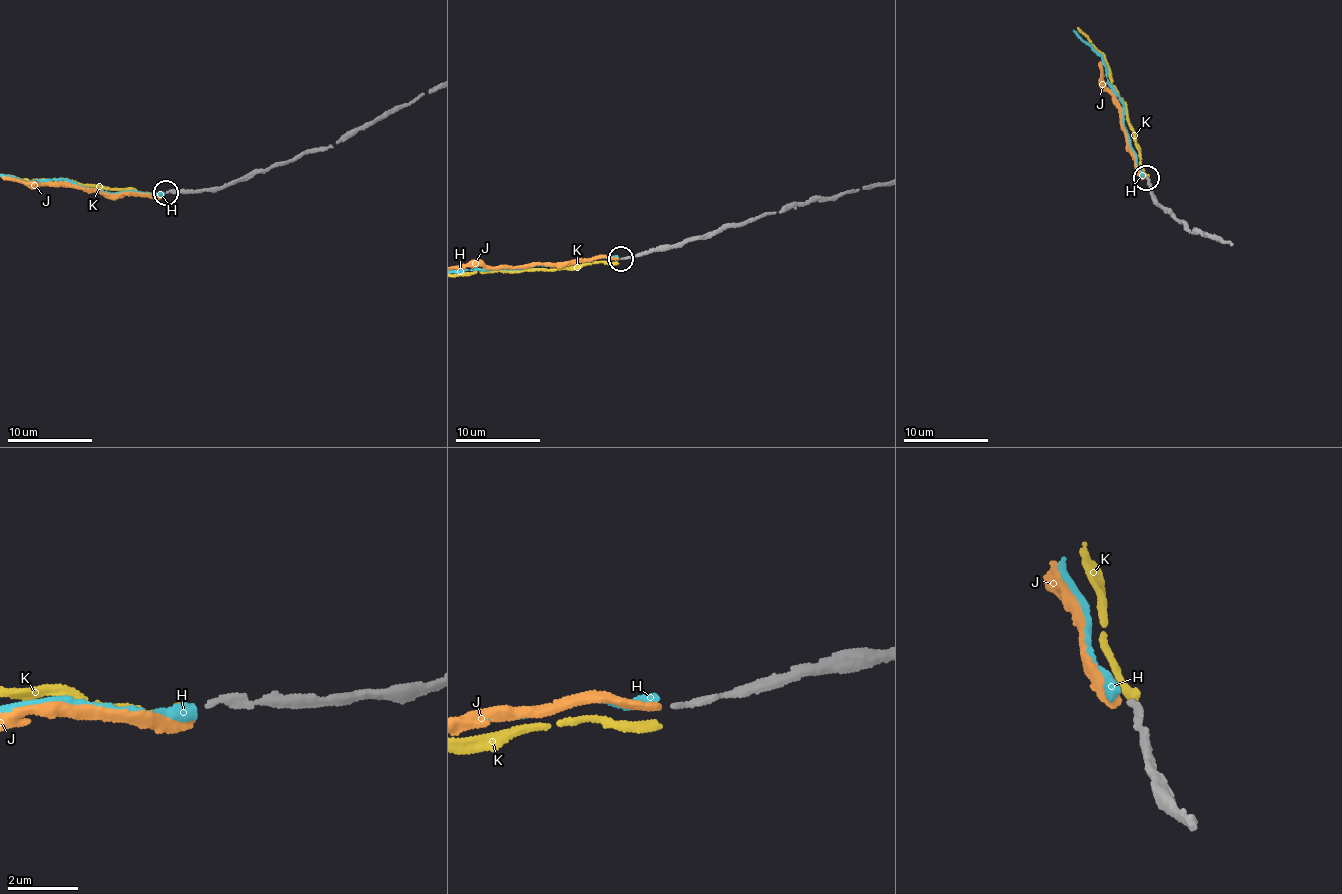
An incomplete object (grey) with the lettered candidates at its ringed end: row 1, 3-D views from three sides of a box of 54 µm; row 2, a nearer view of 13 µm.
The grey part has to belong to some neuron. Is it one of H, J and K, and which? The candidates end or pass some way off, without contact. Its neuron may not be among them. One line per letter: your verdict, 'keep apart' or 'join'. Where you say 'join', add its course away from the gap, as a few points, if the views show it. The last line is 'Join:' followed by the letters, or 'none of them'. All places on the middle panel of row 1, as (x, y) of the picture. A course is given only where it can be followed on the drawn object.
H: keep apart
J: join
K: keep apart
Join: J

